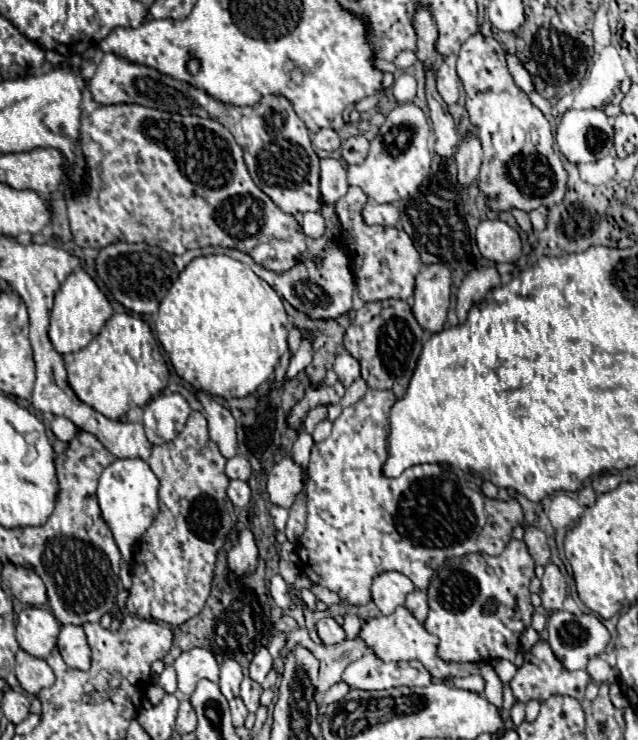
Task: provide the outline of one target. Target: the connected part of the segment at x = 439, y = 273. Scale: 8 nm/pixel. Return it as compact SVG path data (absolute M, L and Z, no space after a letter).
M443 264L423 266L415 284L413 314L429 332L441 332L451 298L451 272Z

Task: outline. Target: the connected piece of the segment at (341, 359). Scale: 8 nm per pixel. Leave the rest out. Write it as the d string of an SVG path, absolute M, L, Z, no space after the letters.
M343 352L337 356L335 364L333 364L333 370L337 372L337 378L343 382L343 386L347 388L357 376L359 376L359 362L349 354L349 352Z

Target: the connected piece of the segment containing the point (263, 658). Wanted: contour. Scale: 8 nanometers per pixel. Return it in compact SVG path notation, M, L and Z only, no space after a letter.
M259 648L259 652L255 654L255 658L253 658L251 664L249 664L249 676L251 676L255 682L261 684L261 682L265 680L267 672L271 670L271 666L273 666L273 658L271 658L269 650L267 650L267 648Z

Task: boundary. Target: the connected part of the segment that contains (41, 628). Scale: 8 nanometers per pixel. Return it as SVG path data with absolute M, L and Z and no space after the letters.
M29 606L17 616L17 642L27 654L47 658L57 644L59 628L61 624L53 612Z

